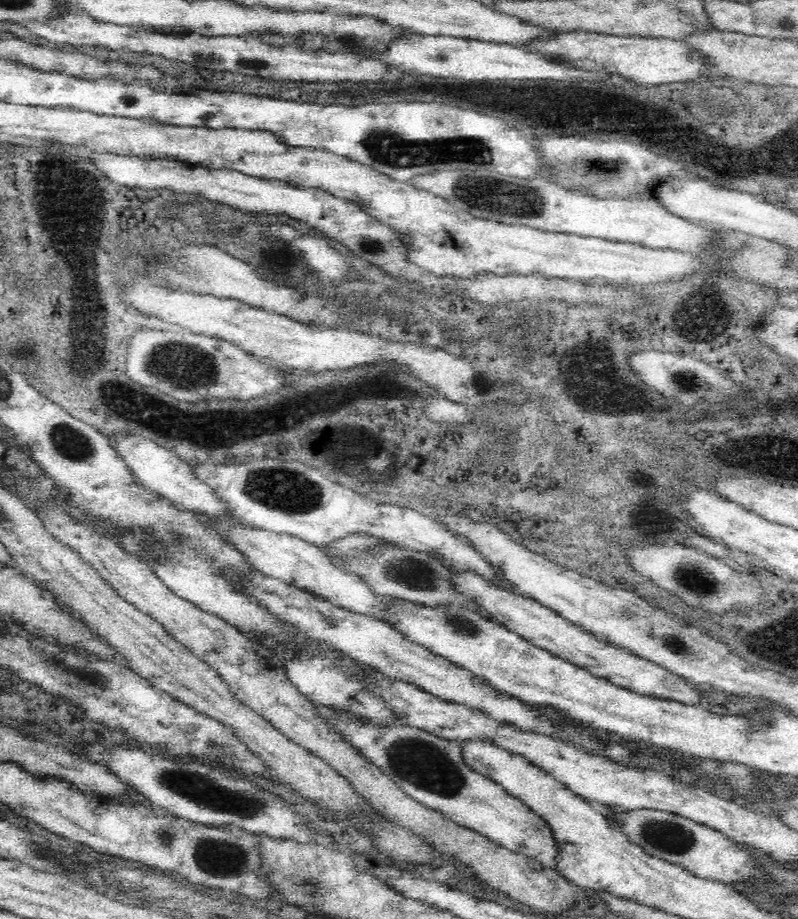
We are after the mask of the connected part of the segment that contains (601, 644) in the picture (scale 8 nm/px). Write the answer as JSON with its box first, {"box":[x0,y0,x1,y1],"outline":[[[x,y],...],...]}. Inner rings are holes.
{"box":[428,552,701,705],"outline":[[[428,552],[428,554],[446,566],[450,573],[448,581],[454,585],[454,589],[460,595],[472,601],[473,608],[483,610],[487,616],[527,641],[531,641],[532,644],[558,655],[576,666],[585,668],[600,678],[607,678],[616,686],[624,686],[638,694],[650,694],[656,698],[676,700],[688,705],[701,705],[701,694],[697,687],[663,666],[640,658],[611,642],[602,641],[602,637],[595,636],[581,626],[562,618],[555,610],[516,593],[510,587],[500,586],[497,581],[488,580],[476,571],[456,569],[454,565],[445,561],[444,555],[439,552]]]}

